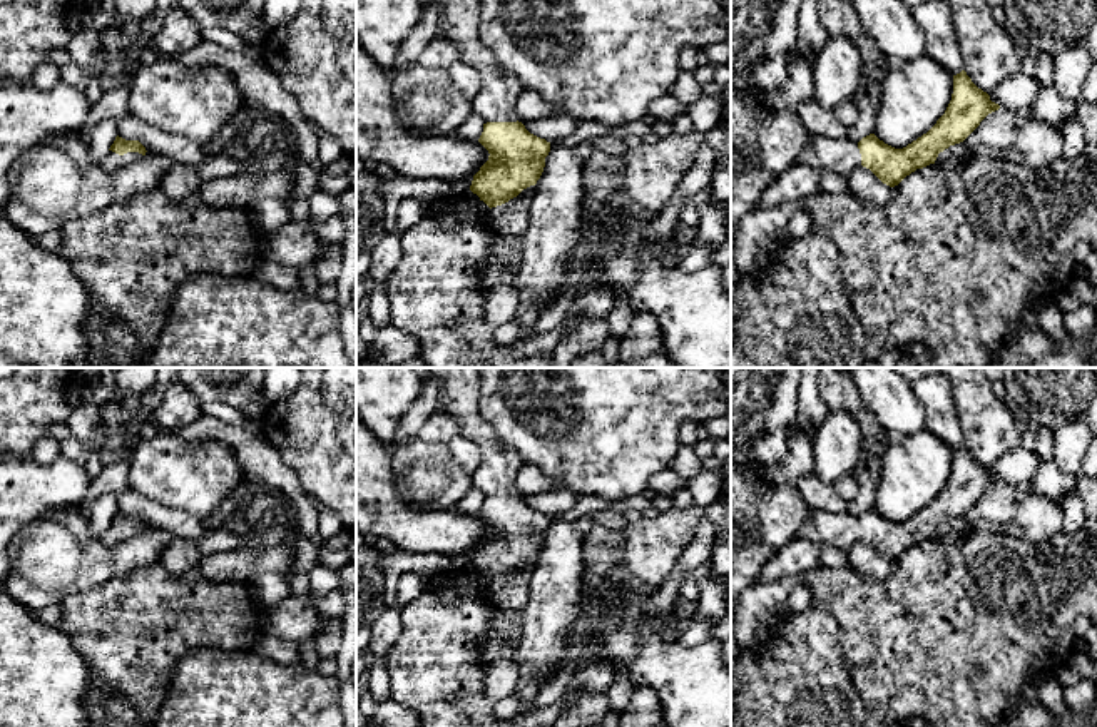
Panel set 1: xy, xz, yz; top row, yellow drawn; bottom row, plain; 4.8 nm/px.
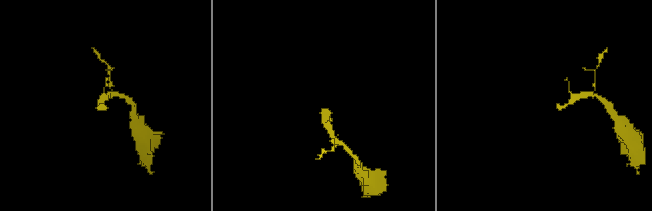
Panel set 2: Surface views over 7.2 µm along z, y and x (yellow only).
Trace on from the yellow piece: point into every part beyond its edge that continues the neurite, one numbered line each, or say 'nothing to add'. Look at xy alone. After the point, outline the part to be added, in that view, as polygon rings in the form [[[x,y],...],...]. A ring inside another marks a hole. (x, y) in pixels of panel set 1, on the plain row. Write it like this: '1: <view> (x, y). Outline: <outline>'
1: xy (111, 537). Outline: [[[109,525],[105,528],[105,531],[100,535],[99,541],[104,547],[112,548],[112,547],[119,545],[120,541],[135,536],[139,531],[142,531],[142,528],[139,528],[139,526],[127,526],[124,530],[119,530],[119,528]]]

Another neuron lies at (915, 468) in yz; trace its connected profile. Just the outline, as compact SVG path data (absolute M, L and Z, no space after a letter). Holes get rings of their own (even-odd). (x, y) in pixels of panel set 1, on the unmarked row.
M930 430L895 436L876 473L875 510L903 523L945 488L953 468L953 450Z

